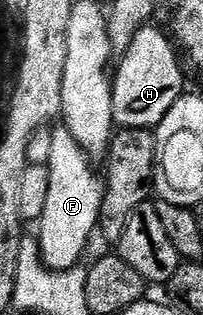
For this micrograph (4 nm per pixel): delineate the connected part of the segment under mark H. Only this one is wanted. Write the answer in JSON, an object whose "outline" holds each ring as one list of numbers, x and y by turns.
{"outline":[[149,23,135,34,131,45,125,53,120,54,118,61,121,62,117,65,117,74,114,72,111,77,113,124,121,129,152,130,164,119,167,111,175,107,175,103,187,89,185,77,181,74,181,65,177,62,178,54,170,38,165,38,154,25]]}

